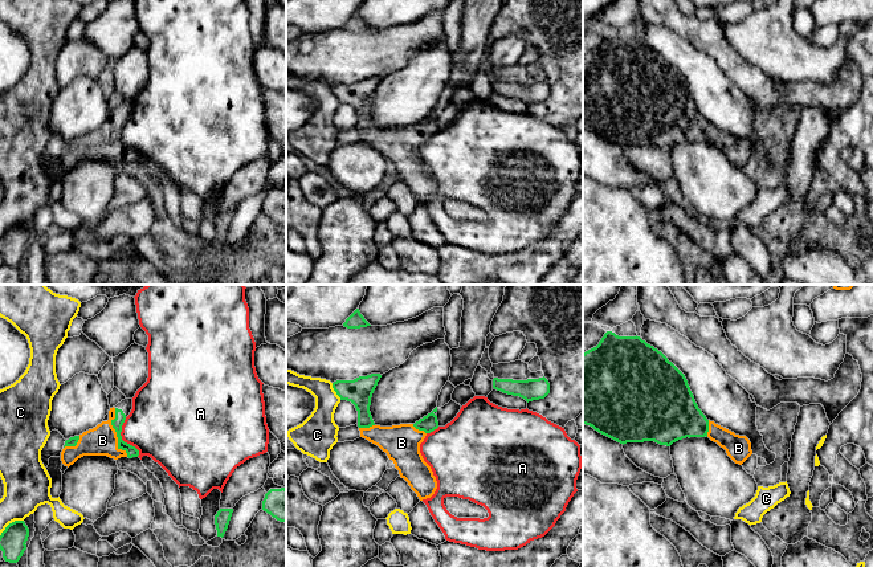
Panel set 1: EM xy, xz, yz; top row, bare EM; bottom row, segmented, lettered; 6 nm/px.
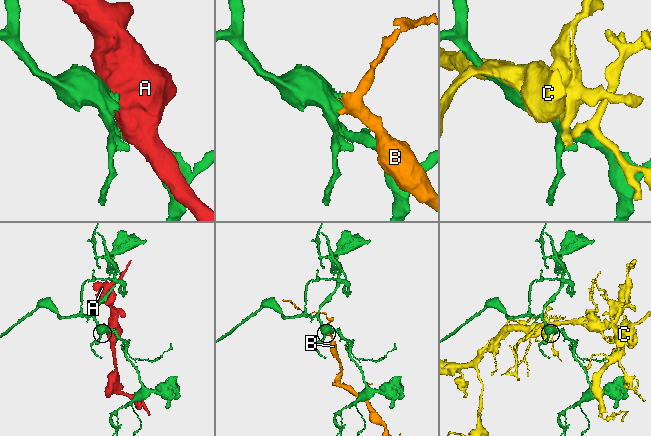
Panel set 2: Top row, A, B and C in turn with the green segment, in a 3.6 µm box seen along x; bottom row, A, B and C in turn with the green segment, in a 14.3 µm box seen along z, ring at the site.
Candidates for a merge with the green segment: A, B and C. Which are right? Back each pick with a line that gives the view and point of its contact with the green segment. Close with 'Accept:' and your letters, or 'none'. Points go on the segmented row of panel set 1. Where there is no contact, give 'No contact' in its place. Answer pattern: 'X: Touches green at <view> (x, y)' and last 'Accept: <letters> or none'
B: Touches green at xy (117, 433)
Accept: B

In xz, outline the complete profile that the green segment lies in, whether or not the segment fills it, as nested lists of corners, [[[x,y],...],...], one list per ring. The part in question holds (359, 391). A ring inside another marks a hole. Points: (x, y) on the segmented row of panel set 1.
[[[371,374],[354,380],[336,380],[333,383],[333,388],[340,400],[351,401],[355,405],[360,437],[387,453],[400,477],[408,482],[420,501],[431,498],[437,489],[437,481],[420,453],[420,444],[428,433],[438,428],[437,416],[435,415],[437,407],[415,424],[376,425],[370,405],[380,378],[380,374]]]

